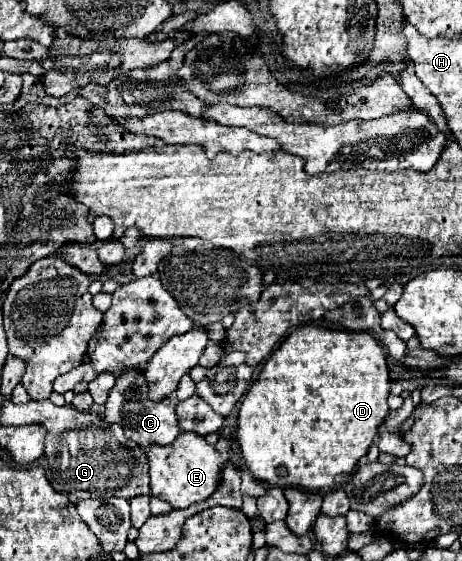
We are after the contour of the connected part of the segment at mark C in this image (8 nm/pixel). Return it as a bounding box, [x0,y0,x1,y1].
[104,372,180,450]

